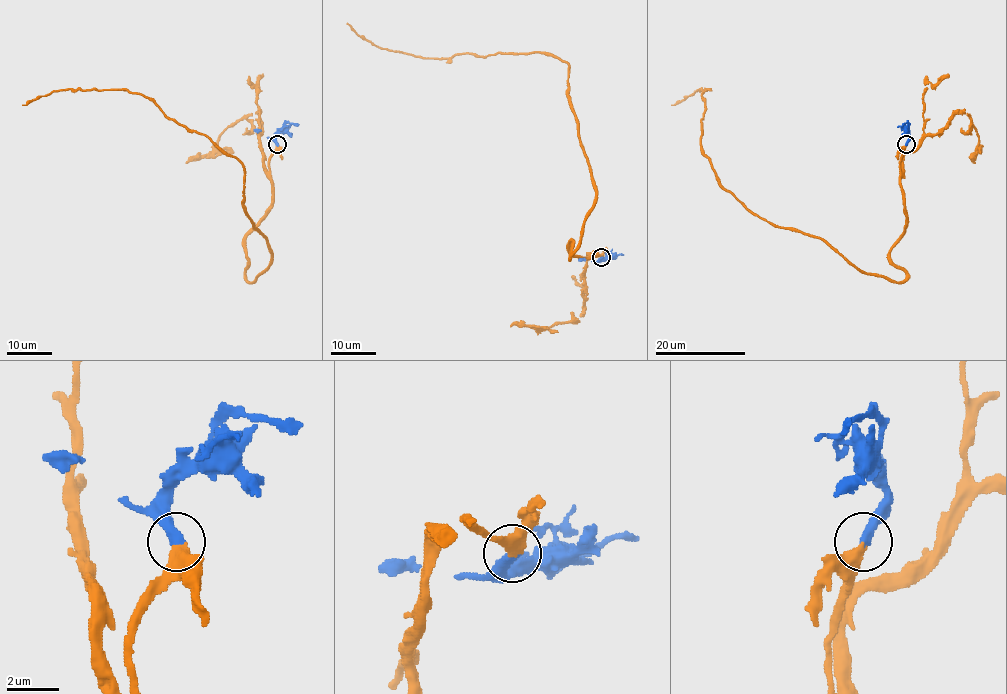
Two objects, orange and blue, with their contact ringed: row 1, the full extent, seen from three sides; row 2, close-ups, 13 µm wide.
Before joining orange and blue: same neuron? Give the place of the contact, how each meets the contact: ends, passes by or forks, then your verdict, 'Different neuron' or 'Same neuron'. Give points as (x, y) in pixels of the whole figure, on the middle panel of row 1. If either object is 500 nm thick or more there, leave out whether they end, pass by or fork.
Place: (601, 257). Same neuron

